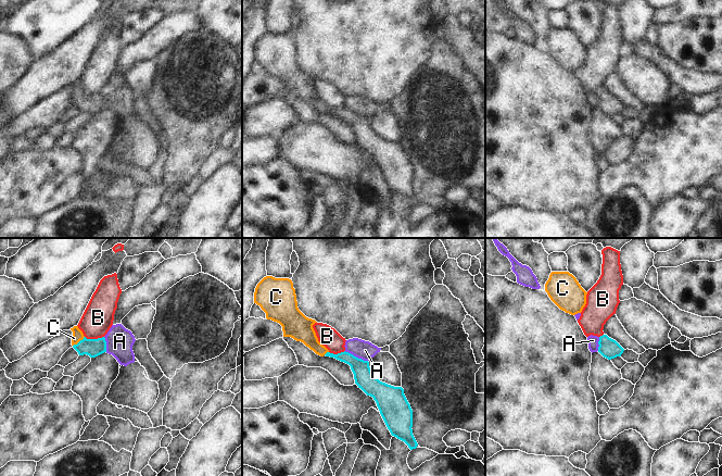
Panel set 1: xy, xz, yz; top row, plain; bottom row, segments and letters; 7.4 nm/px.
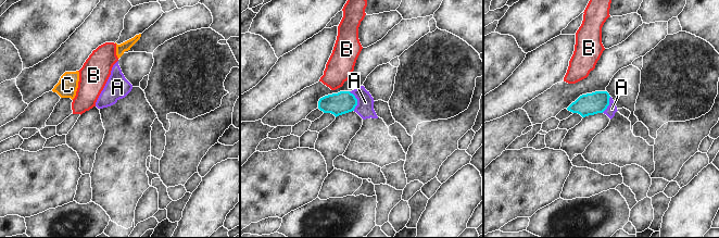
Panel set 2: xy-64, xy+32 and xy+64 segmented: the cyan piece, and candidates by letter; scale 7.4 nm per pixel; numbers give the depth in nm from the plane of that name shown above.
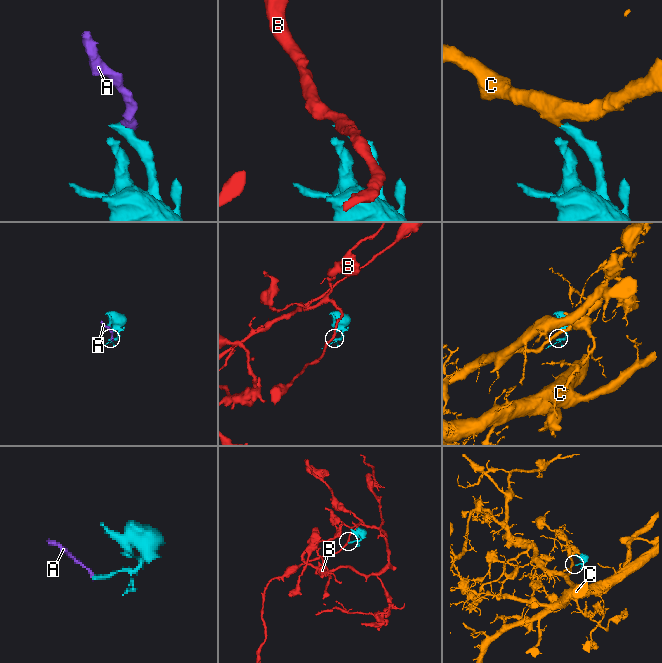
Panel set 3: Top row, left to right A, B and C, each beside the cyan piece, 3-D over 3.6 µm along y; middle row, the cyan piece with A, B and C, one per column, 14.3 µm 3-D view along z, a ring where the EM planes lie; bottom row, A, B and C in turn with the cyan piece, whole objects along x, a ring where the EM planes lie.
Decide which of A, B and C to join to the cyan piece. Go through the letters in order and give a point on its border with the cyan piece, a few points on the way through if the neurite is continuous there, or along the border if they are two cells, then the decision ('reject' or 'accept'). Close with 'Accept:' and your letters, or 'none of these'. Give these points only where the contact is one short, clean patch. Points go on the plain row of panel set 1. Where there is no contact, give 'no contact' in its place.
A: contact xz (355, 113); border xz (344, 108), (367, 117); reject
B: contact xy (94, 96); border xy (85, 92), (87, 95), (103, 94); reject
C: contact xy (79, 98); way xy (92, 104), (86, 103), (79, 98), (77, 90); accept
Accept: C

